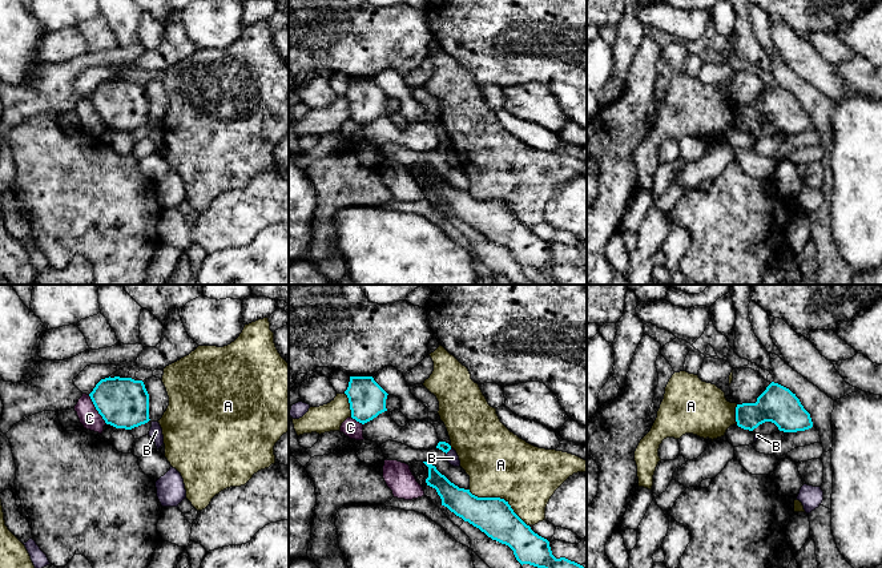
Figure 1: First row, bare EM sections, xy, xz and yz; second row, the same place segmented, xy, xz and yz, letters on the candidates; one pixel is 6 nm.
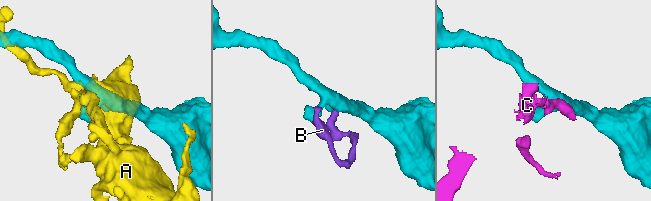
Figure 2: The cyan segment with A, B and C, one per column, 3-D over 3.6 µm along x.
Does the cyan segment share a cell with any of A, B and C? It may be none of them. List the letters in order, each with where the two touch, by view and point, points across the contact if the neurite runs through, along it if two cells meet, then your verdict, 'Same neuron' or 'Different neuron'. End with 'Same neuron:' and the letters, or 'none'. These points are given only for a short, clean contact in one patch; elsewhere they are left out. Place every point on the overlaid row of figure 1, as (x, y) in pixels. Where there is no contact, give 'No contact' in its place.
A: Touches cyan at xz (499, 498). Different neuron
B: Touches cyan at xz (448, 450). Boundary: xz (451, 448), (446, 454). Different neuron
C: Touches cyan at xy (96, 409). Different neuron
Same neuron: none

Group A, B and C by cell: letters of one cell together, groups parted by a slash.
A / B C

